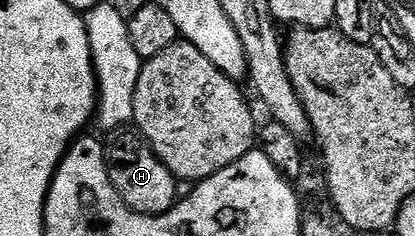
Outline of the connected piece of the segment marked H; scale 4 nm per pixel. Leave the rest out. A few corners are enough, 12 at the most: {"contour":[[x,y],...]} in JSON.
{"contour":[[134,129],[105,136],[116,193],[136,213],[163,215],[179,180]]}

